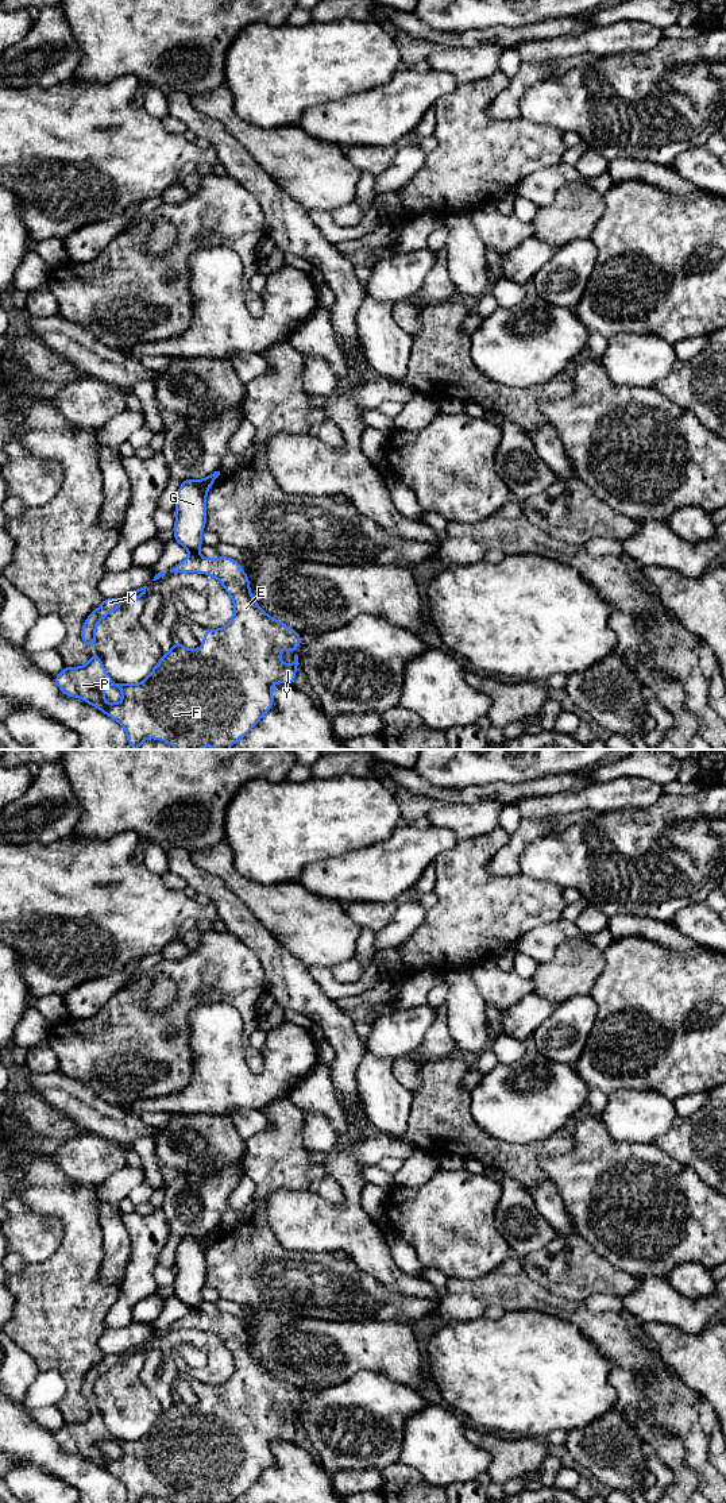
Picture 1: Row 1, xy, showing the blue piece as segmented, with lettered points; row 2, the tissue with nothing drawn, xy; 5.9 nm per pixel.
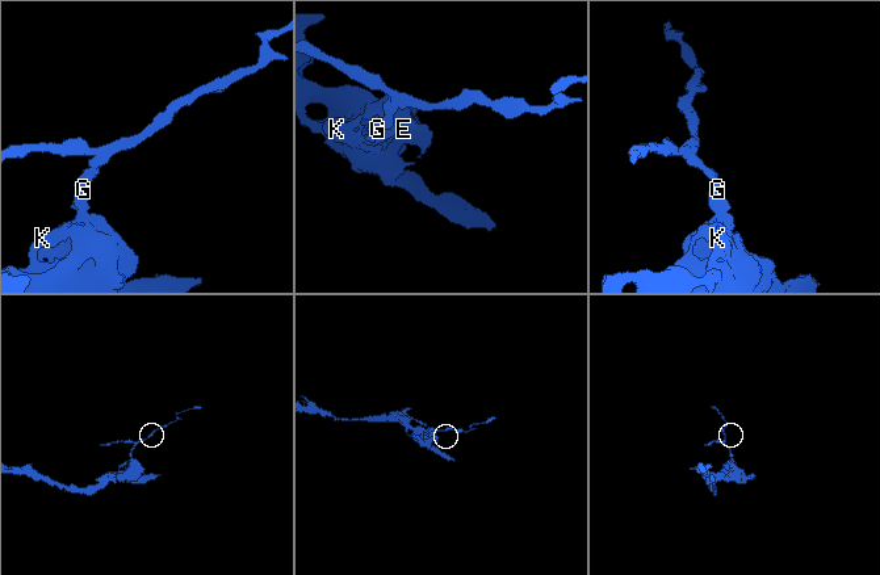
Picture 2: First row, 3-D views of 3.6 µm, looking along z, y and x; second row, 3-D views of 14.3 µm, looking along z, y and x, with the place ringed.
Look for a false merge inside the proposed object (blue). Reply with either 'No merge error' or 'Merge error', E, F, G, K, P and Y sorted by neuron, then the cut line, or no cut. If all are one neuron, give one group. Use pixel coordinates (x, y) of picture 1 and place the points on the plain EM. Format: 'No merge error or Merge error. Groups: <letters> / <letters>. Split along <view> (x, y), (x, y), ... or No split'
Merge error. Groups: E F K P Y / G. Split along xy (190, 1307), (197, 1309)

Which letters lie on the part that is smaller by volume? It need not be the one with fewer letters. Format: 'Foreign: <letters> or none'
Foreign: G

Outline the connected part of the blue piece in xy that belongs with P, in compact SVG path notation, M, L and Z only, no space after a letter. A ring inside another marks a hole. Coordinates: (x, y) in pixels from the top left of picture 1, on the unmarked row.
M190 1309L170 1329L201 1329L216 1334L233 1359L235 1369L229 1379L220 1386L206 1386L197 1406L174 1398L151 1430L135 1441L112 1437L96 1408L85 1422L65 1423L54 1437L65 1452L78 1453L120 1479L131 1503L140 1503L147 1495L158 1495L173 1503L232 1503L271 1465L271 1444L275 1440L294 1440L298 1411L294 1411L291 1421L285 1421L279 1410L282 1406L296 1407L302 1395L255 1359L248 1333L233 1315L221 1311L208 1315ZM109 1442L121 1448L119 1460L108 1460L104 1454L103 1449Z

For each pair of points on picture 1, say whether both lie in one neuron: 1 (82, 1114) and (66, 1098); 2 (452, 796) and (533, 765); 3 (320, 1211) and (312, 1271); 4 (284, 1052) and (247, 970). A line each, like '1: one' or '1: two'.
1: one
2: two
3: two
4: two

